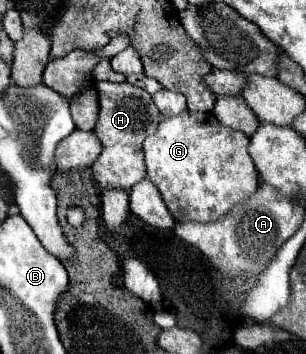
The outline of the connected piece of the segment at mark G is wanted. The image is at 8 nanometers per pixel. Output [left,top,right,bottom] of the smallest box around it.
[144,111,258,223]

